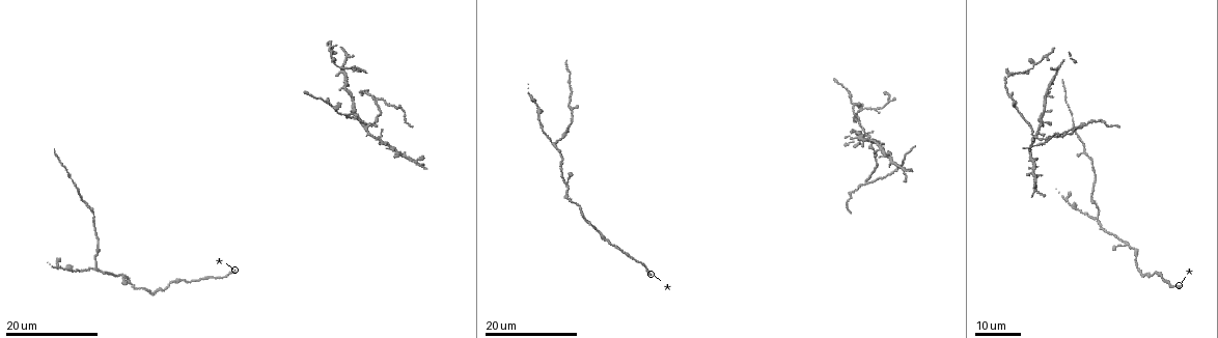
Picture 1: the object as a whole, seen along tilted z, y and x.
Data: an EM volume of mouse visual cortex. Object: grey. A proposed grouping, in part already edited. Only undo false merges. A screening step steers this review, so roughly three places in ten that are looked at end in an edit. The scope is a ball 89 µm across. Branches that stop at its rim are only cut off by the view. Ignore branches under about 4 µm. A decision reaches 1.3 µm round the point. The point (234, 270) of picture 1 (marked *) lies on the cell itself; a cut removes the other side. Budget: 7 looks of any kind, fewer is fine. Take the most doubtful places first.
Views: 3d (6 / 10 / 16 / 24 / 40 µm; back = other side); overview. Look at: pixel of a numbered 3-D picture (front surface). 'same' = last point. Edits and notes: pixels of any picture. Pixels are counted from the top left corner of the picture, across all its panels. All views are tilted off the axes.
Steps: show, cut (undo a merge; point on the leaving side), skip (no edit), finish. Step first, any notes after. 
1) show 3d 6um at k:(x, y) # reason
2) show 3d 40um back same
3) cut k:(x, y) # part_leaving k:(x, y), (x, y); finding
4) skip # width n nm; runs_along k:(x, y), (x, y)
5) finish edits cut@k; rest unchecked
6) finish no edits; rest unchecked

show 3d 24um at 1:(363, 129) # four arms meet

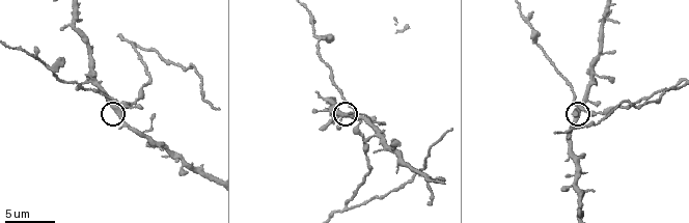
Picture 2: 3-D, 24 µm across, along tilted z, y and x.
show 3d 6um at 2:(115, 112)

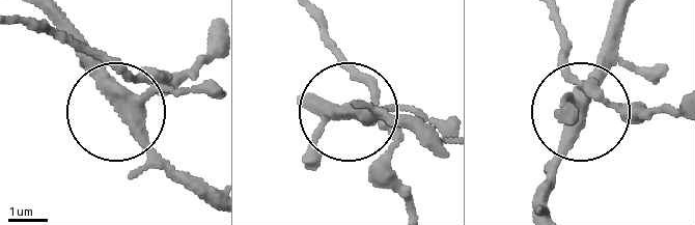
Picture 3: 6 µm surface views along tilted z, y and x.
show 3d 6um back at 3:(119, 107)

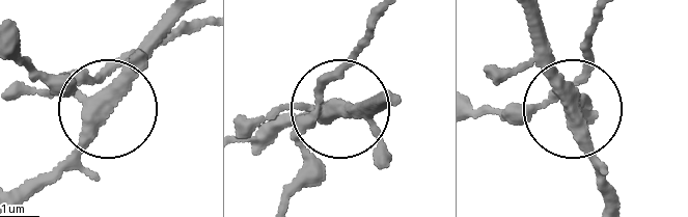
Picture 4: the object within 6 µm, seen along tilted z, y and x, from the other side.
skip # side_arm 18 um; runs_along 4:(15, 25), (27, 61), (99, 106), (24, 201); one cell here

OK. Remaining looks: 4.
show 3d 24um at 1:(94, 265) # a fork

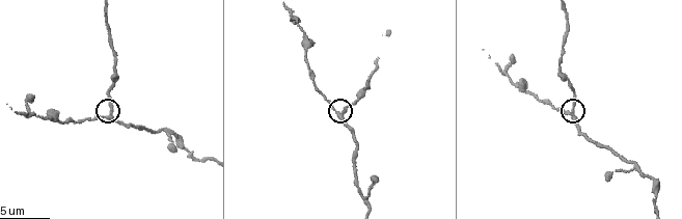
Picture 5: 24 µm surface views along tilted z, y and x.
show 3d 10um at 5:(112, 112)

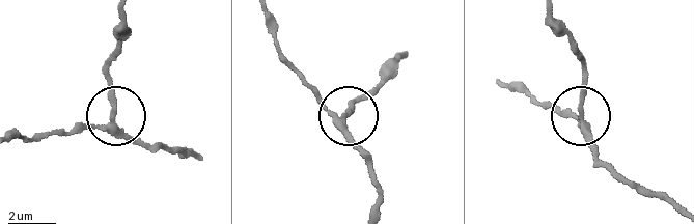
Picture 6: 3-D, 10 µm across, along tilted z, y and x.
show 3d 6um at 6:(582, 118)

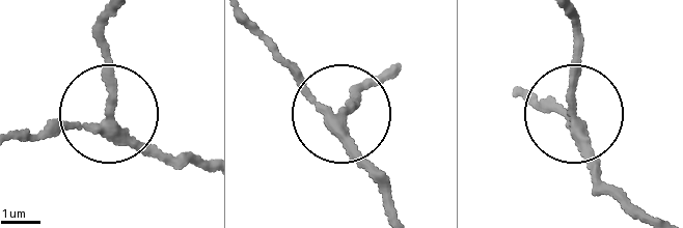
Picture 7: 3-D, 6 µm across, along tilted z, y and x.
skip # side_arm 17 um; runs_along 7:(202, 169), (154, 151), (116, 118), (24, 140); continuous, no second cell

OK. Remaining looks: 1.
show 3d 6um at 2:(76, 30) # four arms meet

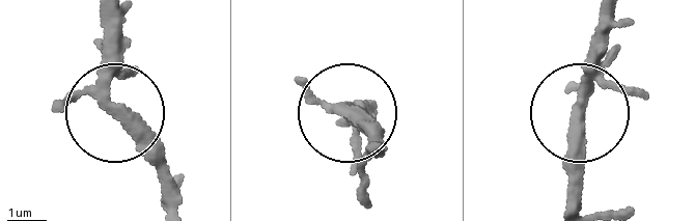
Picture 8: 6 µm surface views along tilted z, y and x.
skip # arms 4; one cell here

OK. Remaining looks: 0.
finish no edits; rest unchecked

